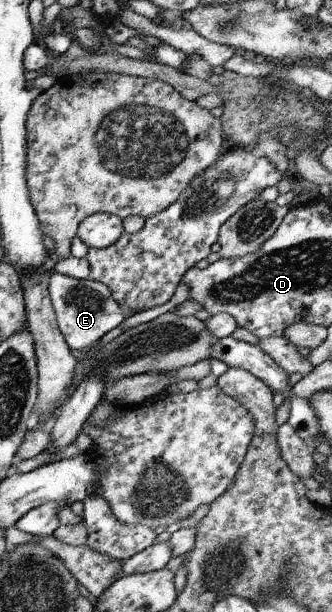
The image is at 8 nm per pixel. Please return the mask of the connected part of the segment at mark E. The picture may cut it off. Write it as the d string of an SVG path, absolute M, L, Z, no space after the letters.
M51 271L47 290L58 329L72 353L75 350L77 353L82 353L80 349L88 347L90 343L100 339L104 333L108 333L126 317L135 313L116 303L112 299L110 290L90 277L79 280Z

